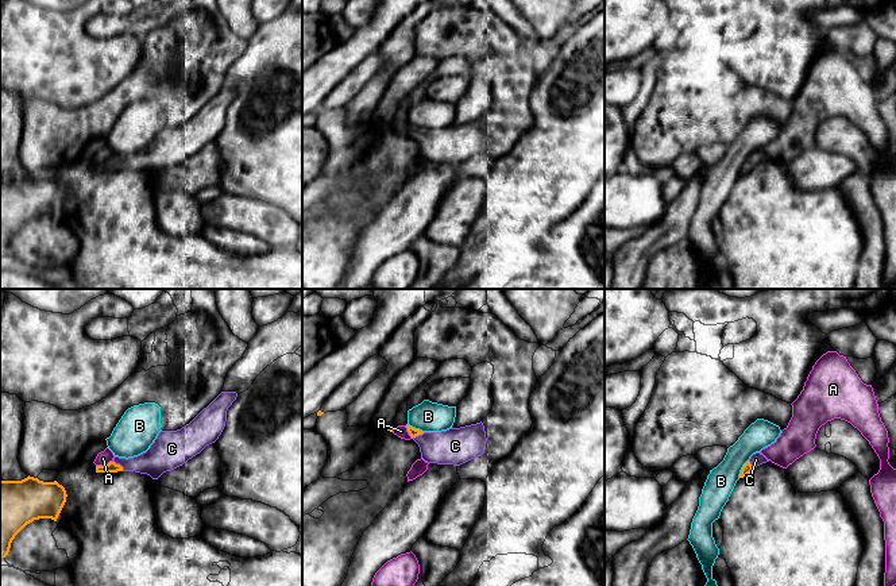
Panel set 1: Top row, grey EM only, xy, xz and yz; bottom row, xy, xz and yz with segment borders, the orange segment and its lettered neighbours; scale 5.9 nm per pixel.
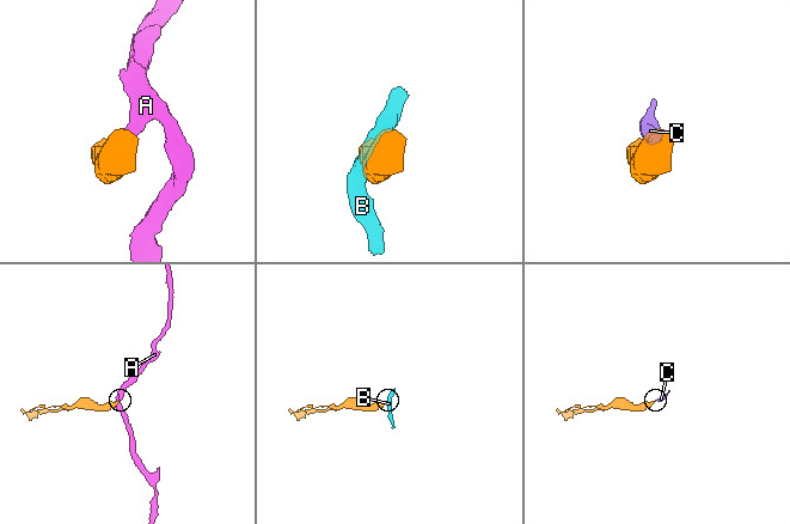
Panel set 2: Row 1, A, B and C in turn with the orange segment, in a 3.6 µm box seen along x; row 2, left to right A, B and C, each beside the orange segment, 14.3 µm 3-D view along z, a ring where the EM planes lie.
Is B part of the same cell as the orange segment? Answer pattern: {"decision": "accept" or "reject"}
{"decision": "reject"}

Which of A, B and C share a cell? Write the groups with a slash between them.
A / B / C

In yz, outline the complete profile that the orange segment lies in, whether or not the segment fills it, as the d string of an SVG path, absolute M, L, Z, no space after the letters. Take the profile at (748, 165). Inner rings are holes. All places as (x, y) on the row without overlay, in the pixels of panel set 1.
M756 150L750 154L750 157L744 162L739 176L746 174L748 171L750 171L753 169L754 165L769 159L762 151Z

